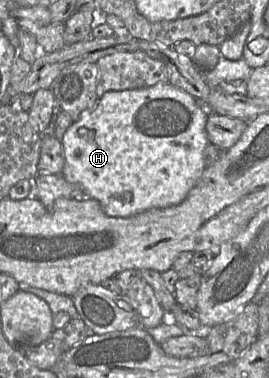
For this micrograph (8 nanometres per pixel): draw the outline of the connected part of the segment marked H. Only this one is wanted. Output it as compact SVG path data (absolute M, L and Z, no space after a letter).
M159 82L151 87L123 91L108 91L97 102L96 106L83 112L66 130L61 142L64 157L62 176L70 184L78 187L84 197L98 200L105 213L112 217L130 217L153 208L167 208L180 204L190 190L198 183L206 168L204 150L209 144L206 134L206 121L209 111L190 94L171 85Z

